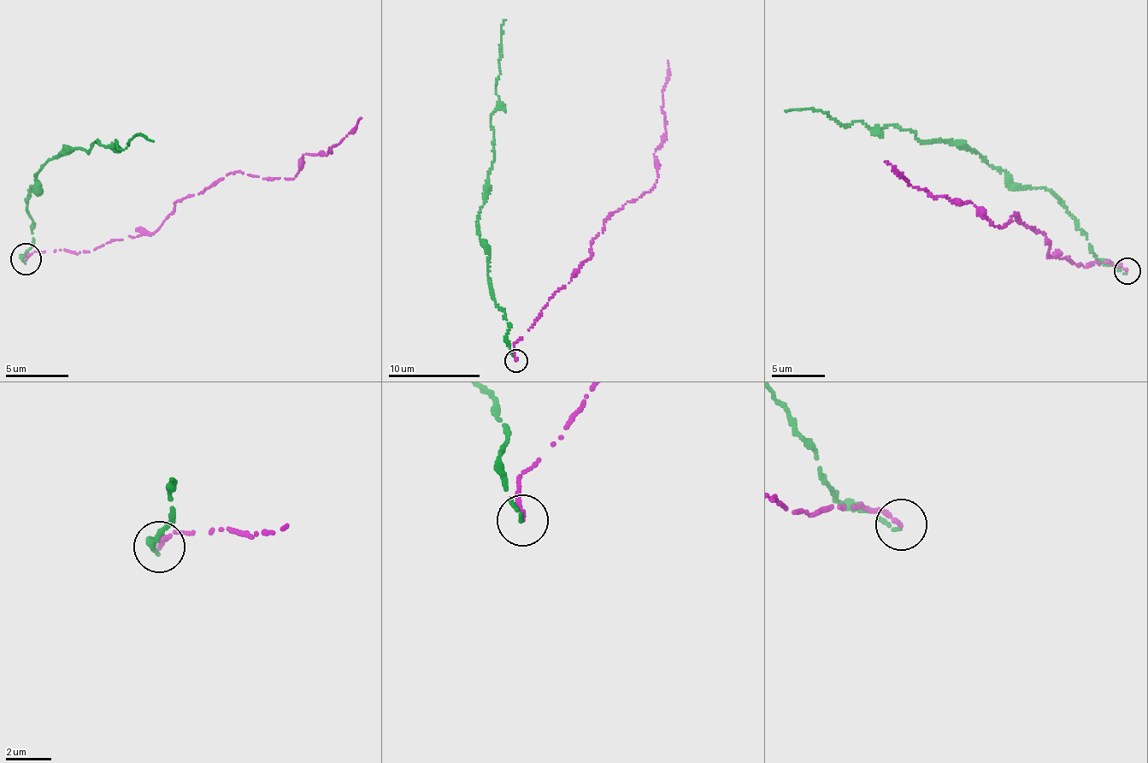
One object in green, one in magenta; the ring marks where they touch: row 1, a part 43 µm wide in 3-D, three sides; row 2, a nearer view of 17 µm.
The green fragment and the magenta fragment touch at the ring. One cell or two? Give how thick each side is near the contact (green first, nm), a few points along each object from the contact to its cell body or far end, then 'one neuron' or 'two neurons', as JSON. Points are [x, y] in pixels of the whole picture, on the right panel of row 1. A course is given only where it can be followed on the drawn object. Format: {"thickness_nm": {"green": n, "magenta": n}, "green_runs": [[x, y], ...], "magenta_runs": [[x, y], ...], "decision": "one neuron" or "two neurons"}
{"thickness_nm": {"green": 160, "magenta": 220}, "green_runs": [[1127, 271], [1098, 260], [1048, 190], [1018, 187], [974, 149], [921, 141], [892, 125], [785, 111]], "magenta_runs": [[1127, 271], [1051, 257], [1045, 237], [1017, 214], [997, 226], [969, 201], [913, 187], [885, 162]], "decision": "two neurons"}

